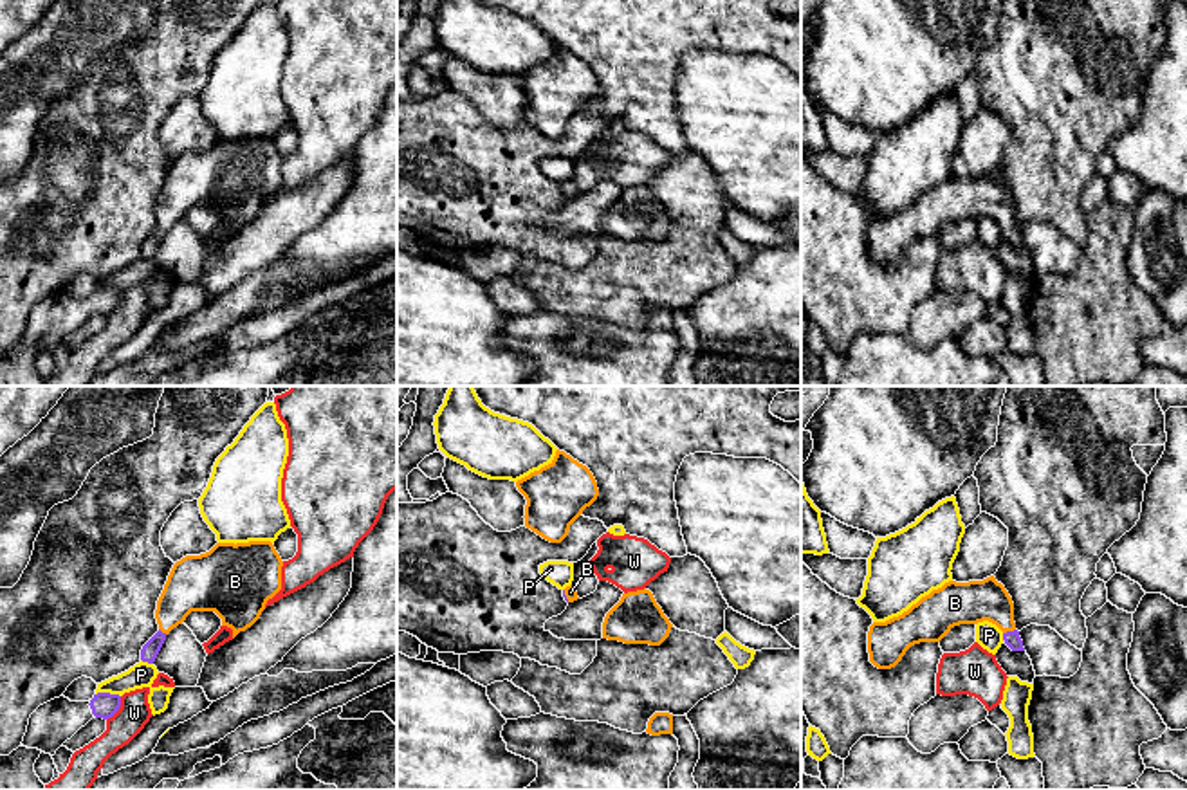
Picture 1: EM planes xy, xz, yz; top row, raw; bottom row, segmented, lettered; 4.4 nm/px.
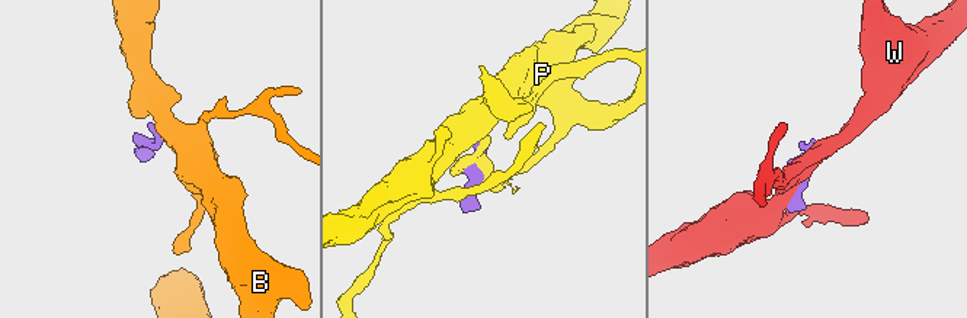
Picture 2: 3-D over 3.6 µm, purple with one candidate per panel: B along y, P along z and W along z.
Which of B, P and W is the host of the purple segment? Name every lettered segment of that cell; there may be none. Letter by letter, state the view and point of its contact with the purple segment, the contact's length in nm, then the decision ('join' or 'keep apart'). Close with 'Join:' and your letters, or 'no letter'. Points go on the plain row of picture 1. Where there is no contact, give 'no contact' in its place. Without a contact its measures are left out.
B: meets purple in yz at (1009, 228); contact 60 nm long; join
P: meets purple in xy at (109, 289); contact 110 nm long; keep apart
W: meets purple in xy at (118, 305); contact 130 nm long; keep apart
Join: B

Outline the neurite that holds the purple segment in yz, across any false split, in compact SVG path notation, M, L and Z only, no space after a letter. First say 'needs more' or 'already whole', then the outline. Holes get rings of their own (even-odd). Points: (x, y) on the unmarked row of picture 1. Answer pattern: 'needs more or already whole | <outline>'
needs more | M990 171L983 177L949 177L902 211L873 218L868 227L870 258L879 265L891 265L911 242L940 238L954 222L983 216L1003 227L1003 236L1012 247L1025 247L1014 218L1012 193Z

